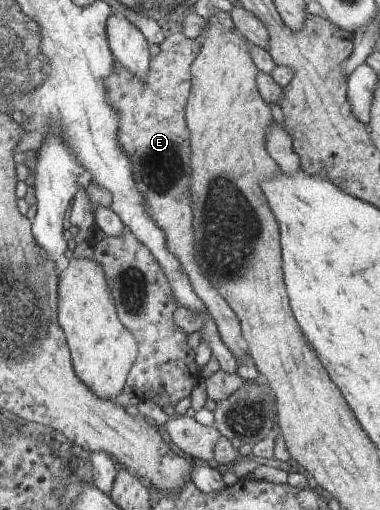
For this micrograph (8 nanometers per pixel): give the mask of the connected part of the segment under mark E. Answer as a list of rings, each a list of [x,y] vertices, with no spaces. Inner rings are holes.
[[[176,32],[164,37],[160,49],[151,63],[145,81],[131,75],[129,69],[125,69],[115,60],[111,75],[105,79],[105,87],[110,94],[107,99],[110,99],[111,107],[121,113],[123,151],[133,163],[133,175],[137,183],[135,187],[145,197],[147,213],[163,228],[169,251],[180,259],[179,263],[189,278],[191,287],[205,304],[217,325],[223,343],[238,357],[240,364],[240,360],[245,359],[248,348],[239,318],[213,287],[213,283],[203,275],[193,245],[193,209],[189,201],[189,178],[191,157],[195,151],[195,135],[187,119],[187,103],[193,89],[190,69],[199,52],[199,42],[189,39],[183,32]]]

